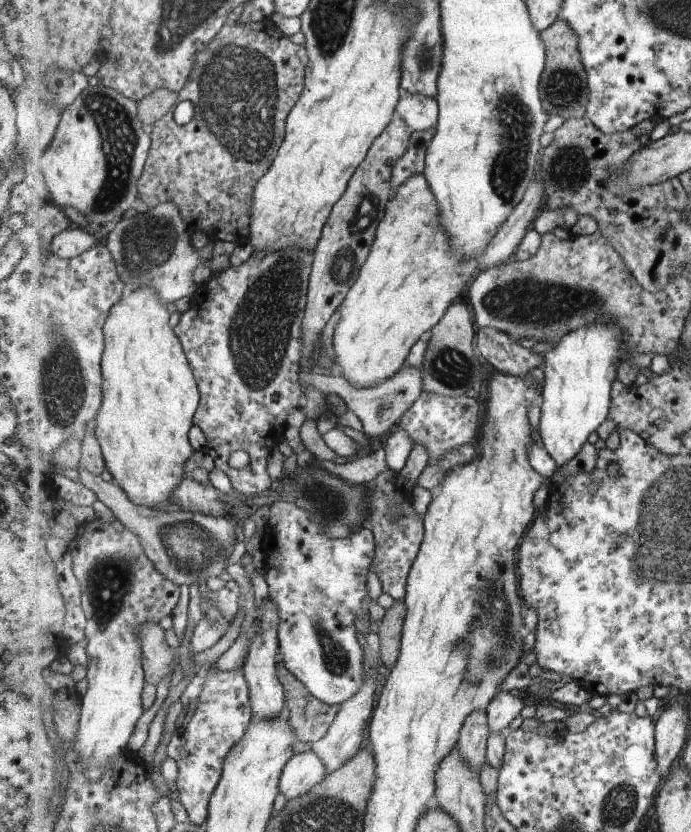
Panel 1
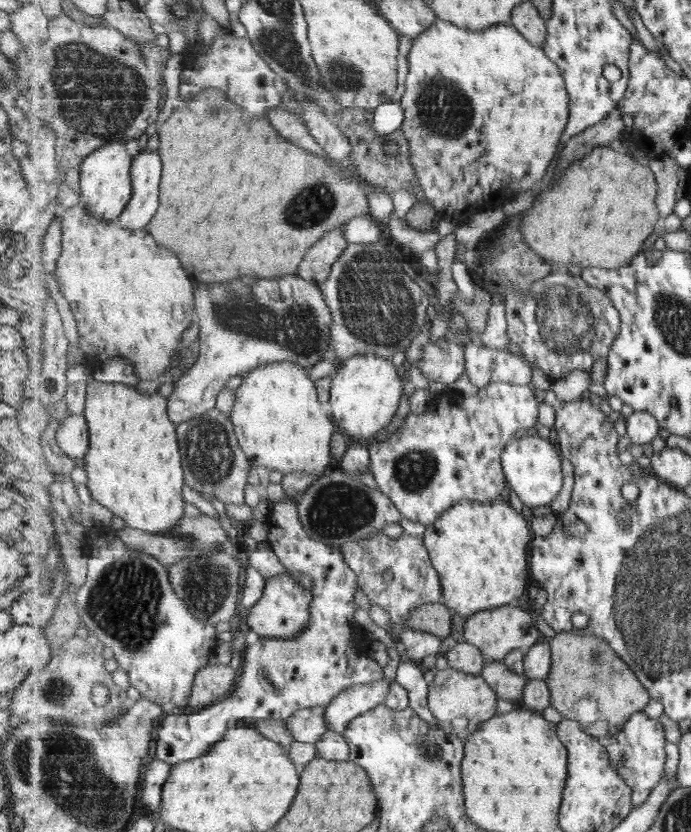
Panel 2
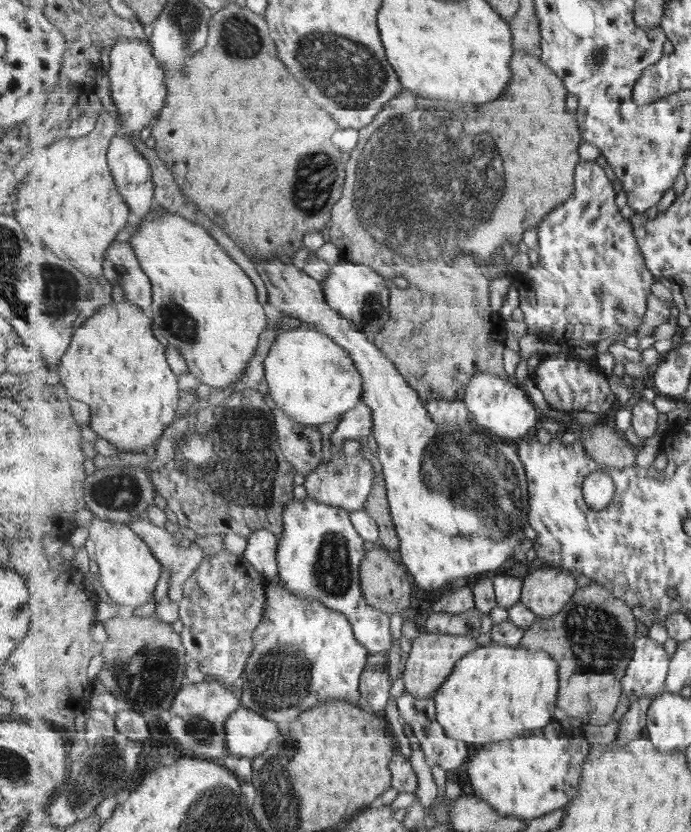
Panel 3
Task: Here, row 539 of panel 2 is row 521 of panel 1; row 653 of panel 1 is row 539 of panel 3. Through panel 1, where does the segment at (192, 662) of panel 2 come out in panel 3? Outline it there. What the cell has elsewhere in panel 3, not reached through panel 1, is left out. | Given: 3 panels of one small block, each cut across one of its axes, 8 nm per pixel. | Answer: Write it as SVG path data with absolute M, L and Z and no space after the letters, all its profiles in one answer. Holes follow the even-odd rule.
M93 516L85 548L89 559L98 565L100 584L113 602L134 608L154 602L153 592L161 580L163 563L127 523L115 523Z

